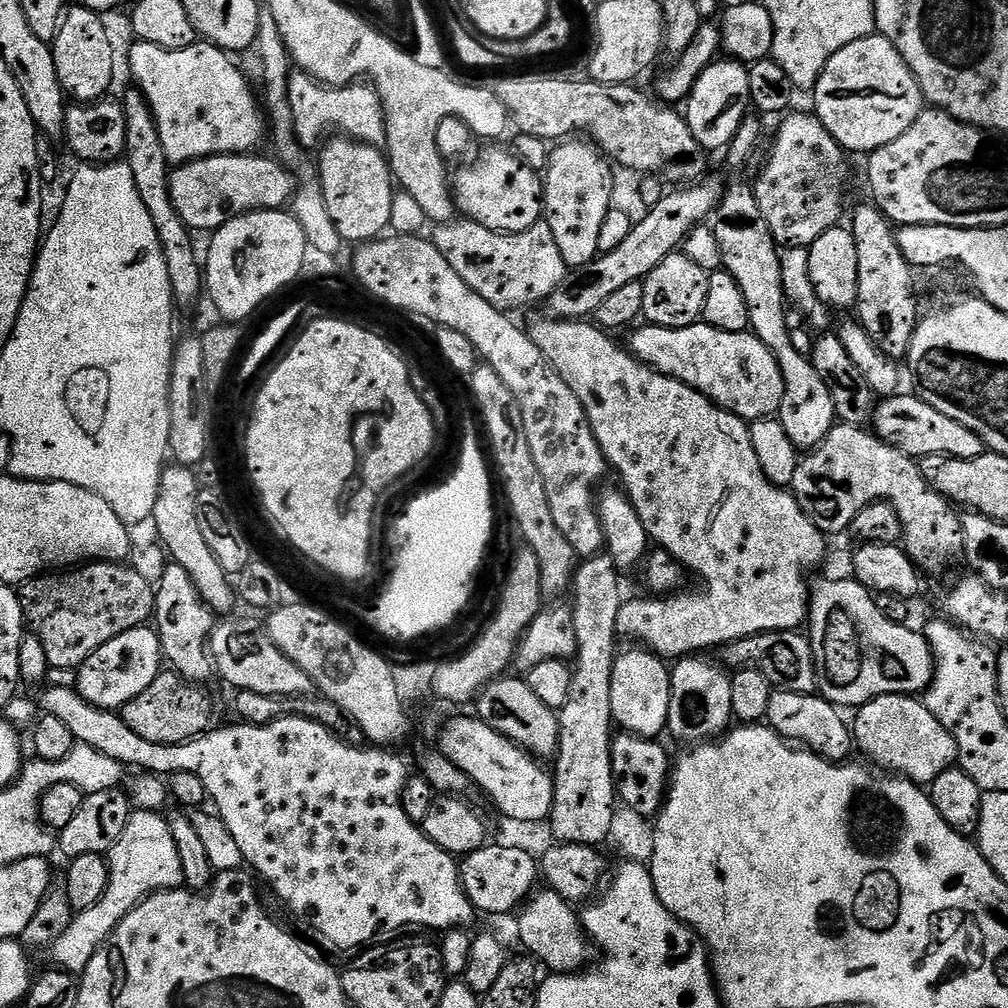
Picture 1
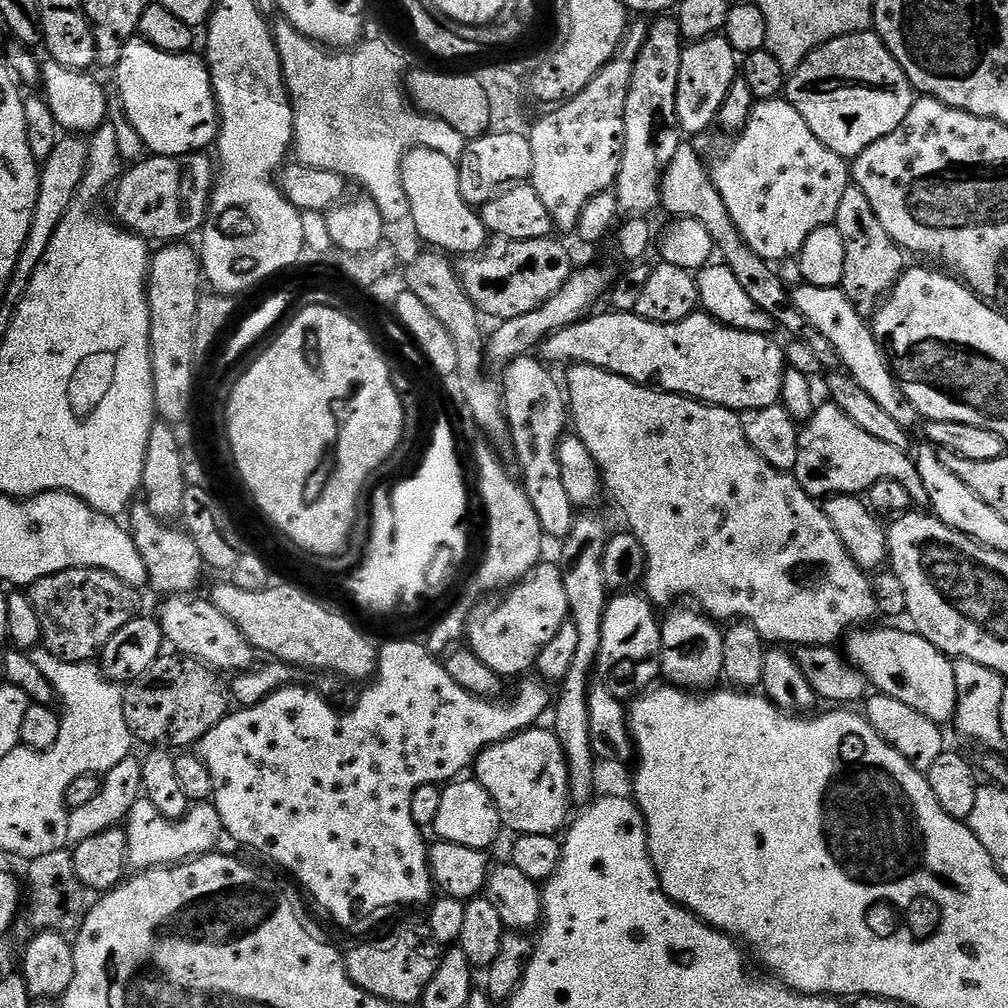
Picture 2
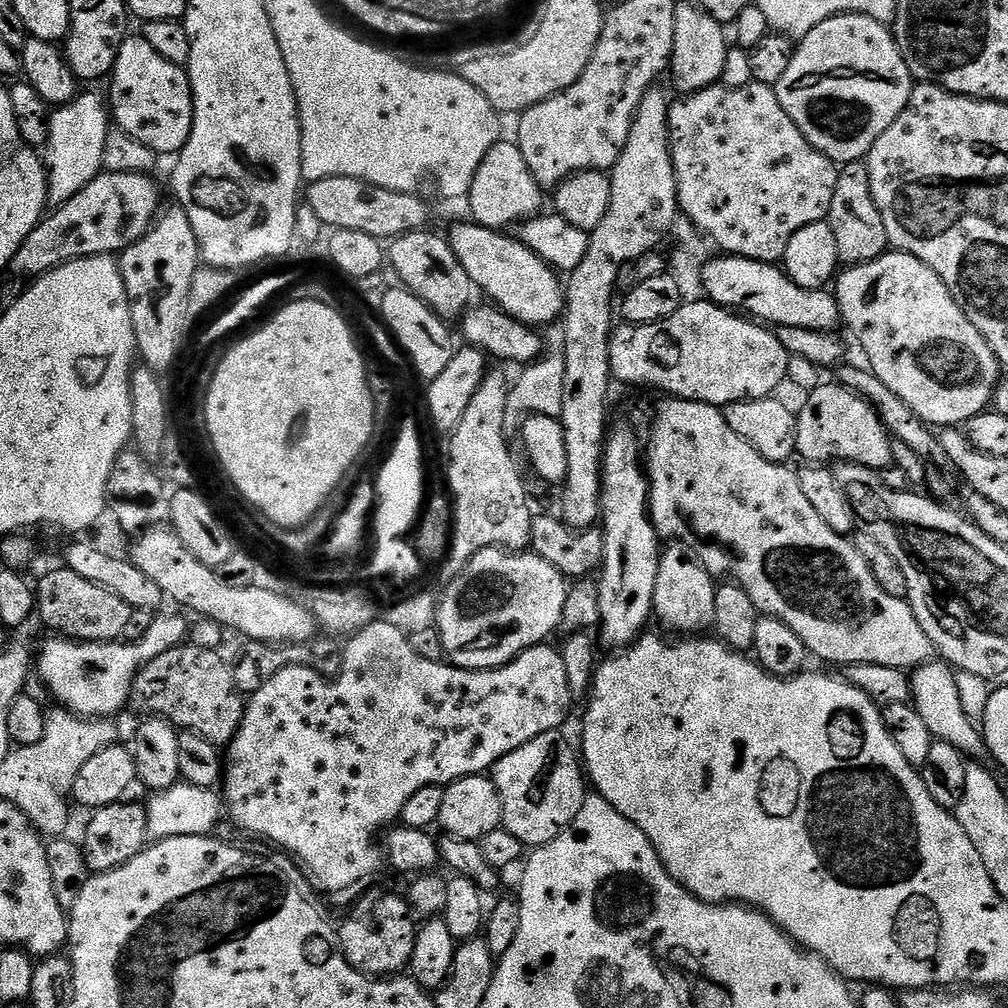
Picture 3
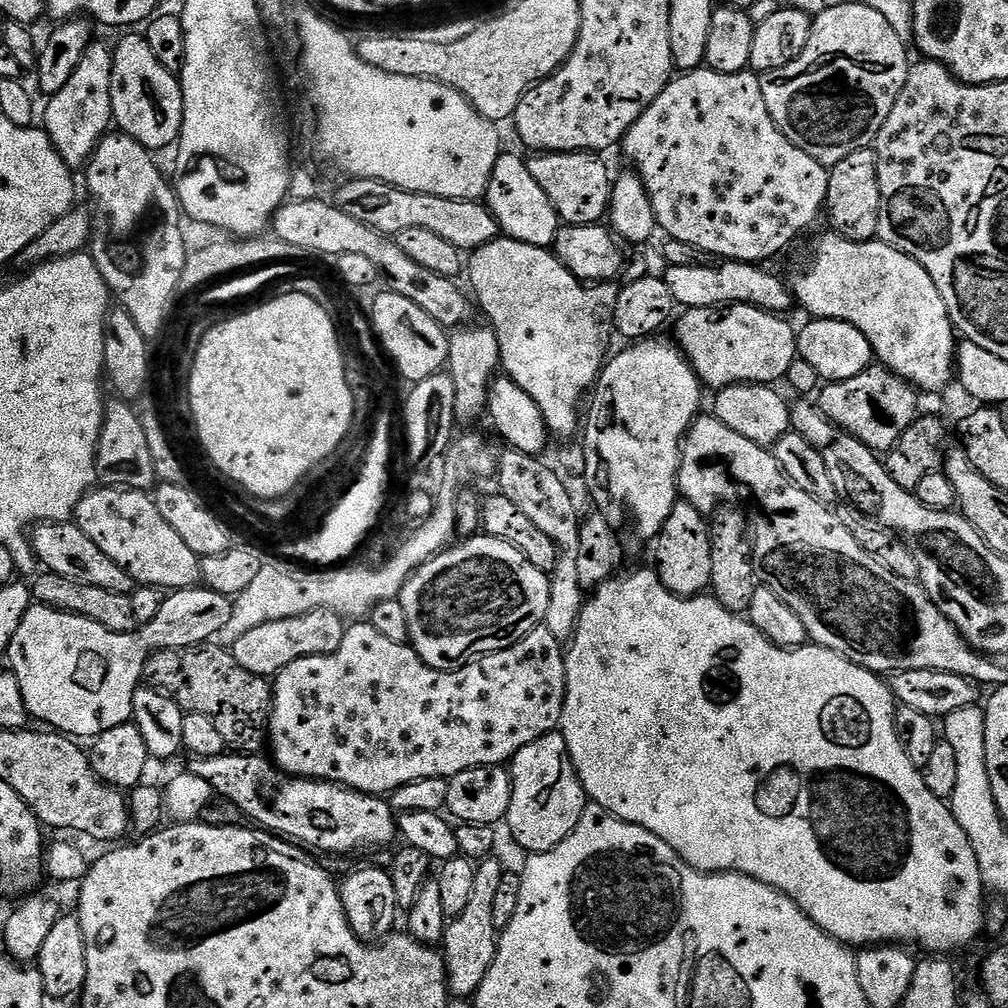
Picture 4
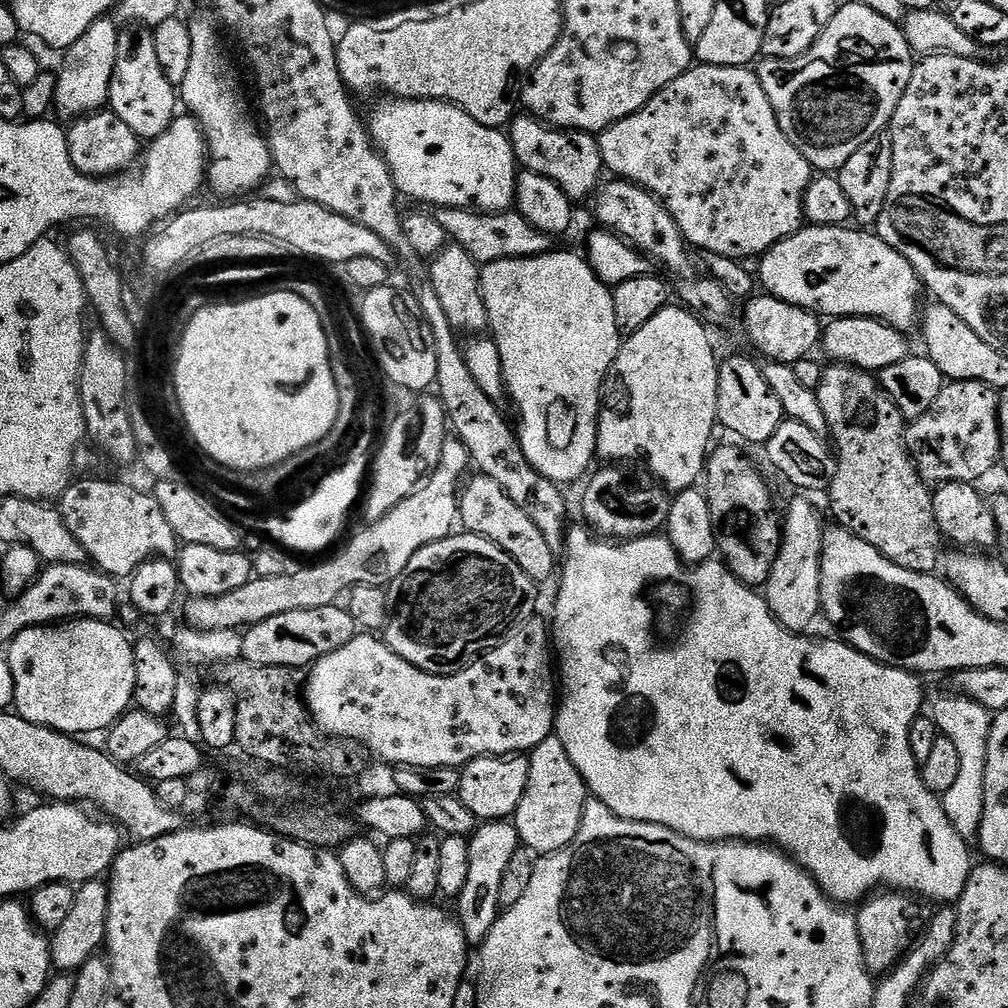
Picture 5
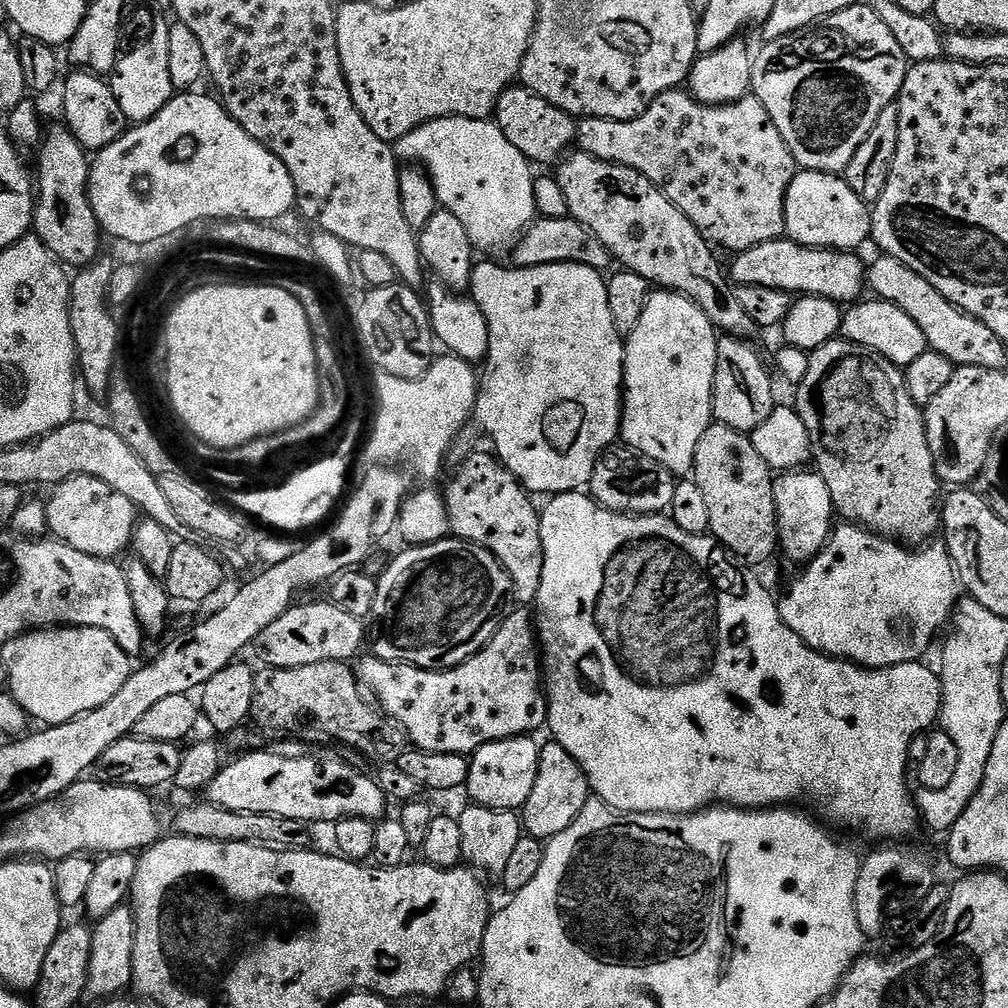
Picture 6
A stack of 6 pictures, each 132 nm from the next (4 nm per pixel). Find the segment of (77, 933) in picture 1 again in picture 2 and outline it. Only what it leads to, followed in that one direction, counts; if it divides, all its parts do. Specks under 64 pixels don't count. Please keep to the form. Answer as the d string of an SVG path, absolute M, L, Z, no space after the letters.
M147 798L134 802L126 819L128 833L128 867L132 870L146 868L167 868L170 864L182 864L186 860L195 860L198 856L206 856L217 851L220 839L226 833L222 826L222 818L215 804L192 804L188 813L181 820L162 818L158 810Z

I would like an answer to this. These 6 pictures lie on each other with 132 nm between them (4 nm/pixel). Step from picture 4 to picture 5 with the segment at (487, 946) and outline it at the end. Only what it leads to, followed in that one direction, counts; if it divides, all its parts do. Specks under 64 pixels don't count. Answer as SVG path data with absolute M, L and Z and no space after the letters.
M503 820L484 822L477 827L468 841L470 850L470 871L466 873L466 886L462 886L458 897L460 912L458 919L462 930L466 934L469 945L479 946L490 934L494 922L500 917L501 906L498 902L498 886L510 863L510 857L522 847L520 835L515 823Z

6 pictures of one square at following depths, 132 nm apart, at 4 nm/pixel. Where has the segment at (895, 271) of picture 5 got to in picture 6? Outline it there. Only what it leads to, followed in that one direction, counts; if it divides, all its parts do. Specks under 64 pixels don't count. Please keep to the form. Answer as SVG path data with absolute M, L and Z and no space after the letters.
M781 238L754 246L739 253L730 268L730 280L733 285L766 286L777 288L789 294L821 296L835 300L844 306L861 299L866 288L866 264L851 251L836 251L834 248L808 248L794 241Z

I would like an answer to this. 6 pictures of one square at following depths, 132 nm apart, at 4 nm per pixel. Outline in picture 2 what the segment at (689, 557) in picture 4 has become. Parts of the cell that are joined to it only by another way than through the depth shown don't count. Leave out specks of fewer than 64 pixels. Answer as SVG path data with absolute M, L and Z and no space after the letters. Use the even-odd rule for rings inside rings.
M692 608L671 609L660 625L660 670L669 685L685 690L708 690L717 679L723 677L722 642L724 634L717 621L704 615L703 611ZM696 611L696 612L695 612ZM712 684L712 685L711 685Z

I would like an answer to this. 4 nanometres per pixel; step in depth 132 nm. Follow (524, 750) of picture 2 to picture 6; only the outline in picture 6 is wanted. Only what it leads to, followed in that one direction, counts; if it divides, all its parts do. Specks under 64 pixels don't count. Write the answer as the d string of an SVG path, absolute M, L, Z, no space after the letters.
M555 742L545 743L540 750L540 761L538 762L538 778L534 778L534 790L530 790L530 798L522 809L522 828L527 835L533 836L535 840L547 842L553 836L562 834L576 821L582 806L590 799L588 779L584 771L562 750L562 746Z

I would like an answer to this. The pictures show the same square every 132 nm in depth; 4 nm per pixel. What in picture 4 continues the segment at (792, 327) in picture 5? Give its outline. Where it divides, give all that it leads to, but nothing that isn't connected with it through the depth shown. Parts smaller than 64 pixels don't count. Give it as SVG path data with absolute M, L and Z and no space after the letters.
M734 304L729 307L725 307L723 310L720 308L690 308L683 313L685 316L680 321L677 319L676 324L676 336L674 335L675 343L678 345L681 352L684 353L689 364L692 365L692 369L696 371L696 376L699 378L701 385L712 387L712 390L719 390L721 388L729 388L735 384L766 384L769 386L775 385L775 380L783 381L787 377L790 366L796 359L798 359L798 353L796 351L796 338L798 335L797 329L791 328L787 324L783 315L775 312L768 312L766 309L755 308L750 304Z

